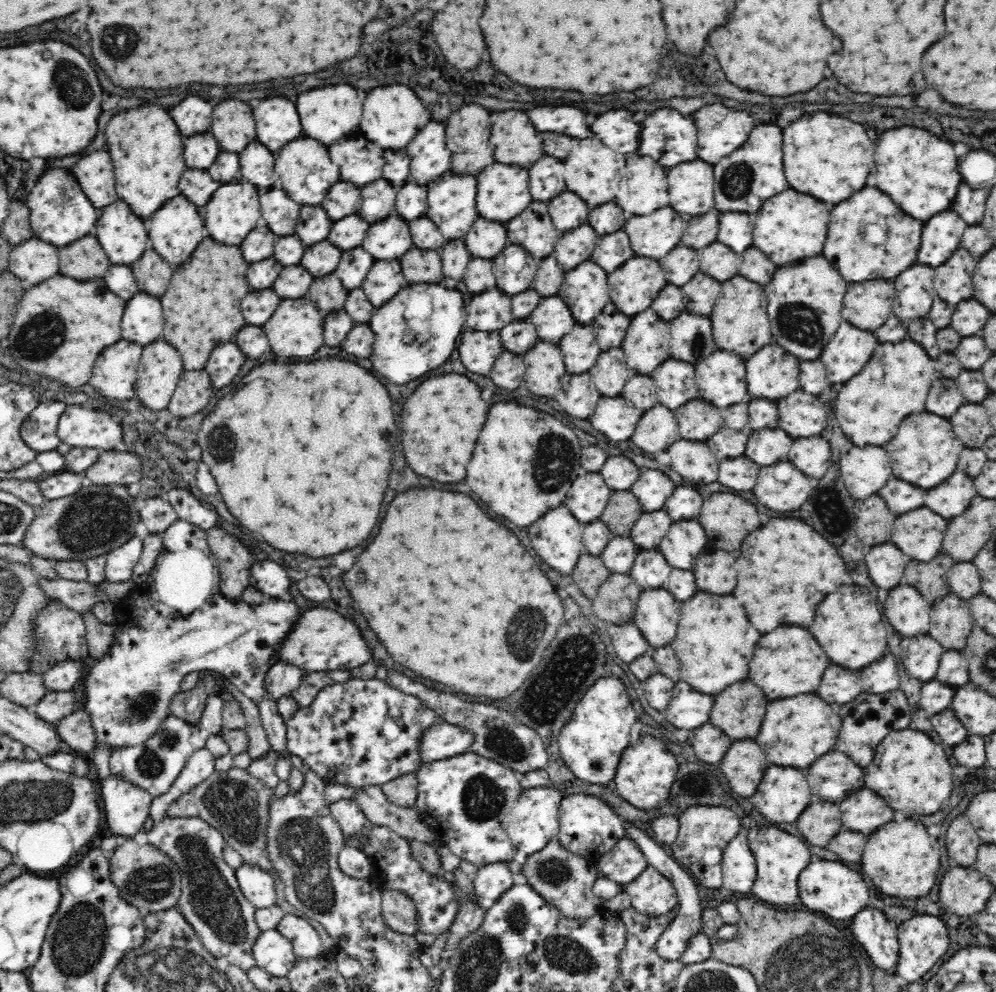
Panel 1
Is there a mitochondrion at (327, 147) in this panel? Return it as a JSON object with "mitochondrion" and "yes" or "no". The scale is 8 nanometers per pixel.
{"mitochondrion":"no"}

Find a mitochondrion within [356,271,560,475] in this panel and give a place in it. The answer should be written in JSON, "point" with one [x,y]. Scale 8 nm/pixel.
{"point":[412,338]}

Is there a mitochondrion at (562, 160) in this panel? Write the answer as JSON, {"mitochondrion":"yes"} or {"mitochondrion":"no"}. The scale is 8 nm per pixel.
{"mitochondrion":"no"}

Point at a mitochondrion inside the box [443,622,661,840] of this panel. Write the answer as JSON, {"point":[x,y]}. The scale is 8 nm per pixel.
{"point":[575,655]}

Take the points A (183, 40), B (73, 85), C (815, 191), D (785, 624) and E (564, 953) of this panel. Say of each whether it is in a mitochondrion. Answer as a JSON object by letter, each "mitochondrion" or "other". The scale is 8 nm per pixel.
{"A":"other","B":"mitochondrion","C":"other","D":"other","E":"mitochondrion"}

